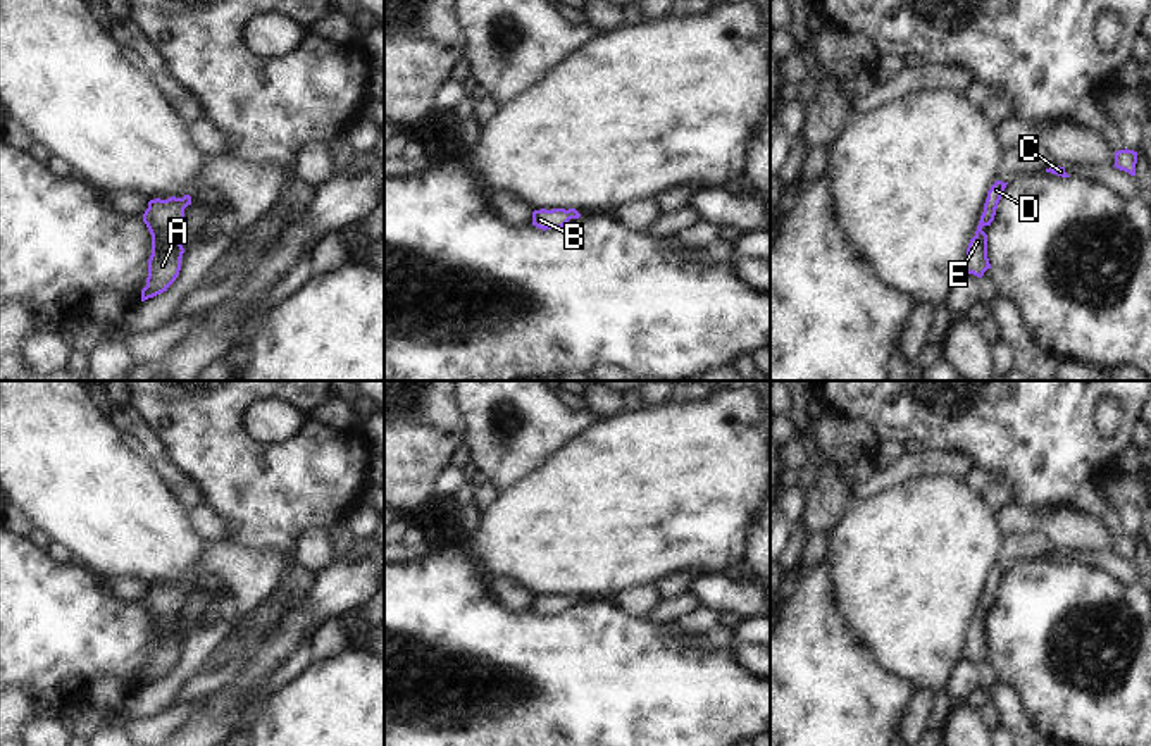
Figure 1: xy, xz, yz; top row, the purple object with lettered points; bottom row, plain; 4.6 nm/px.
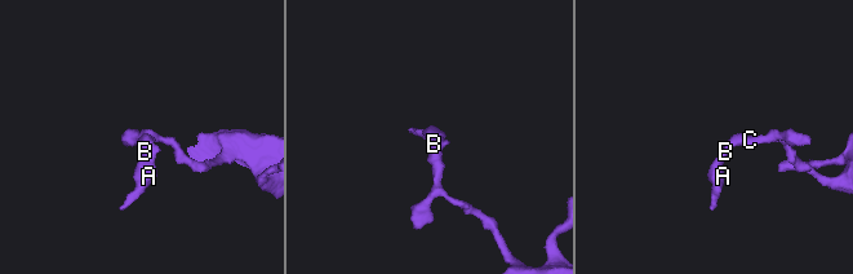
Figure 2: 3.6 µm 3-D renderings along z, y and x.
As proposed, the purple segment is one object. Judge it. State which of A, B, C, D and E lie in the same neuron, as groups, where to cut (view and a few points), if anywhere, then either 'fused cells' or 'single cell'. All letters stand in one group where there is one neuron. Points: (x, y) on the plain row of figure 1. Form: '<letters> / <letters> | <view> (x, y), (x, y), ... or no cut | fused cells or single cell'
A B C D E | no cut | single cell

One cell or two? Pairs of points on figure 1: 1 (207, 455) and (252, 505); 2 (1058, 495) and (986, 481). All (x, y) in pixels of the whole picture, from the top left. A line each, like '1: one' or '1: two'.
1: one
2: two

